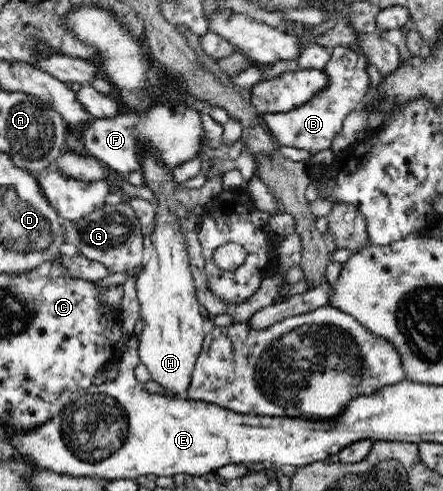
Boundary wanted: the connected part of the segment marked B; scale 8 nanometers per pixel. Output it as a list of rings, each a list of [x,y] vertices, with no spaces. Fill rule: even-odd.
[[[338,45],[330,49],[331,57],[322,67],[329,77],[329,84],[317,96],[301,107],[287,113],[262,114],[259,120],[269,131],[277,146],[305,149],[315,154],[323,149],[330,149],[331,140],[339,131],[343,120],[349,113],[363,105],[363,99],[369,91],[369,76],[365,70],[368,59],[365,54],[357,54],[347,46]]]

